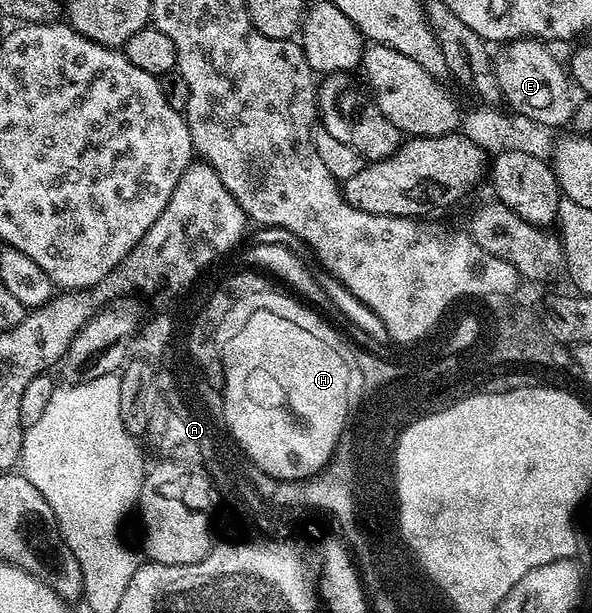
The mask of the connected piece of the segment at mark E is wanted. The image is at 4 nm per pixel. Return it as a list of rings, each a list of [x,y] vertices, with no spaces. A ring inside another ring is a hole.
[[[525,38],[522,40],[509,40],[504,48],[494,56],[492,69],[498,80],[503,103],[513,113],[525,115],[536,123],[542,123],[559,130],[567,125],[573,115],[574,100],[568,97],[570,77],[565,65],[556,61],[549,45],[542,40]]]

